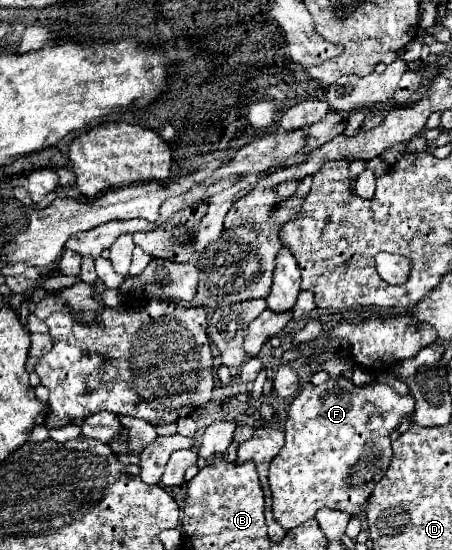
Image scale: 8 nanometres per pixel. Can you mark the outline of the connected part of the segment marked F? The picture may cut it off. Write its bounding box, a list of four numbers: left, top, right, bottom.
[268,378,412,530]

